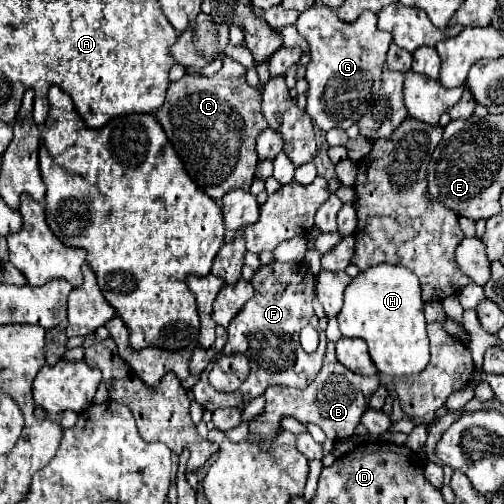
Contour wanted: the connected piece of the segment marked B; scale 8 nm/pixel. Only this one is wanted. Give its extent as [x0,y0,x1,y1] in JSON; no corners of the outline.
[249,342,379,440]

